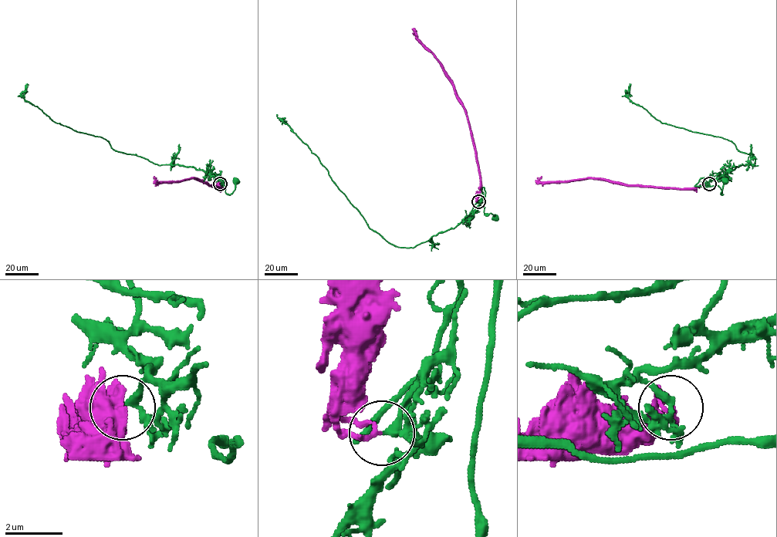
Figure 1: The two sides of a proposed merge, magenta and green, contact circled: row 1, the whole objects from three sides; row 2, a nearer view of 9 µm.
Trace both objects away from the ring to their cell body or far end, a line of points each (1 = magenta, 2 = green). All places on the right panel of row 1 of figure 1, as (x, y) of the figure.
1: (709, 184), (679, 188), (630, 185), (601, 178), (540, 181), (538, 180), (542, 176)
2: (709, 184), (723, 175), (713, 173), (702, 177), (694, 186), (717, 185), (721, 190), (721, 194), (725, 181)

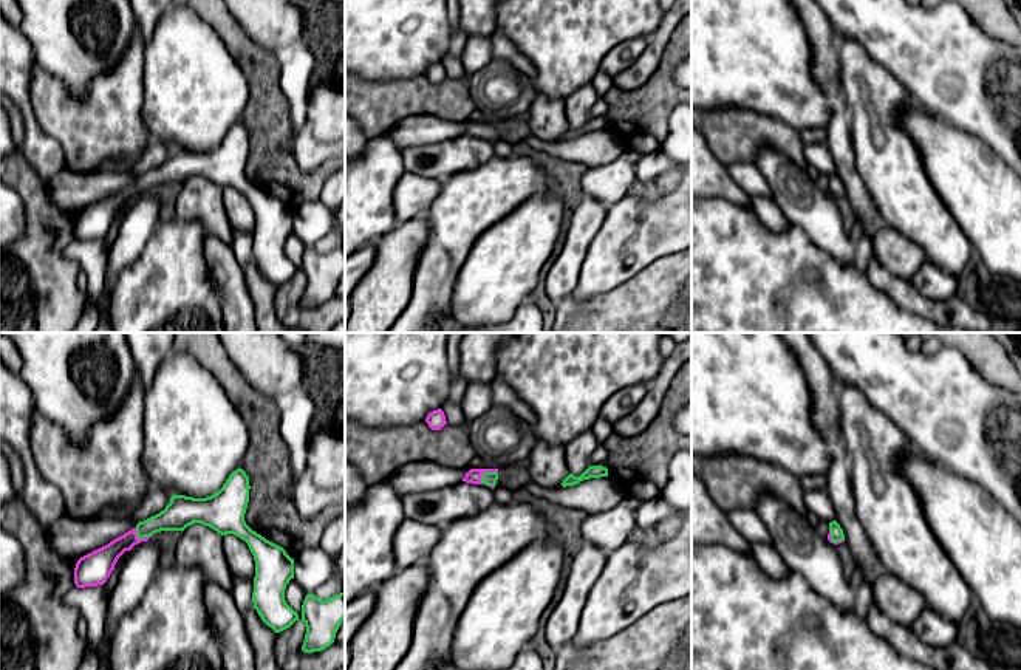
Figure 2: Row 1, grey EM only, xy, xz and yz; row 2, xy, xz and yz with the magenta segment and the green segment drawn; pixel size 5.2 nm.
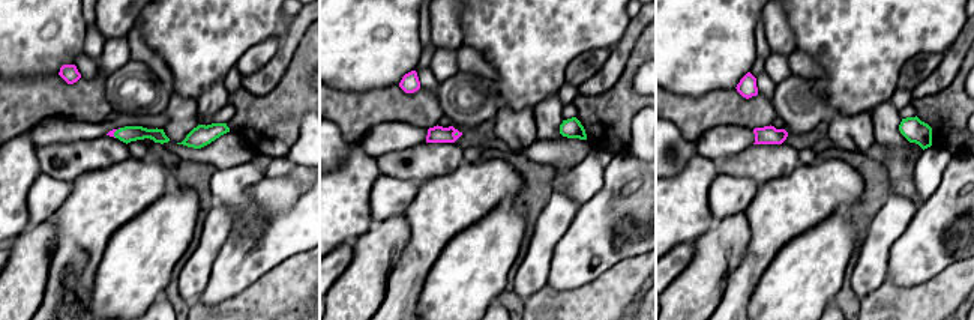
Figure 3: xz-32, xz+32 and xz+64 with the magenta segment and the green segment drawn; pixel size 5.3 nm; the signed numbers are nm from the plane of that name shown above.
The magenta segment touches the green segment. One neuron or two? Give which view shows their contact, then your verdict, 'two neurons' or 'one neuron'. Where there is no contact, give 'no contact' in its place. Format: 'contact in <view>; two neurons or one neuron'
contact in xz; two neurons

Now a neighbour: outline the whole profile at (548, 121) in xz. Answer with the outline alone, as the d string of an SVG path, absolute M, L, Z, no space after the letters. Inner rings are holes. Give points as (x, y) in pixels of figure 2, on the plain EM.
M531 96L524 107L529 113L529 133L545 142L560 141L569 128L565 99Z

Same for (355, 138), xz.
M345 115L345 159L356 159L364 152L368 138L360 125Z

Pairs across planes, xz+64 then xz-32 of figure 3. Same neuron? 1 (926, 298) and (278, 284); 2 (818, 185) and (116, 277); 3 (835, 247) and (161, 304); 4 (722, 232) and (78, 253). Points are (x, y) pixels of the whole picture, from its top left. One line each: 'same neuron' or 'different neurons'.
1: same neuron
2: different neurons
3: different neurons
4: different neurons

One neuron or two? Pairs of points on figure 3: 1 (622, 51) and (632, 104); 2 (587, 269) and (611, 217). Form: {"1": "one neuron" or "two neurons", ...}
{"1": "two neurons", "2": "one neuron"}

